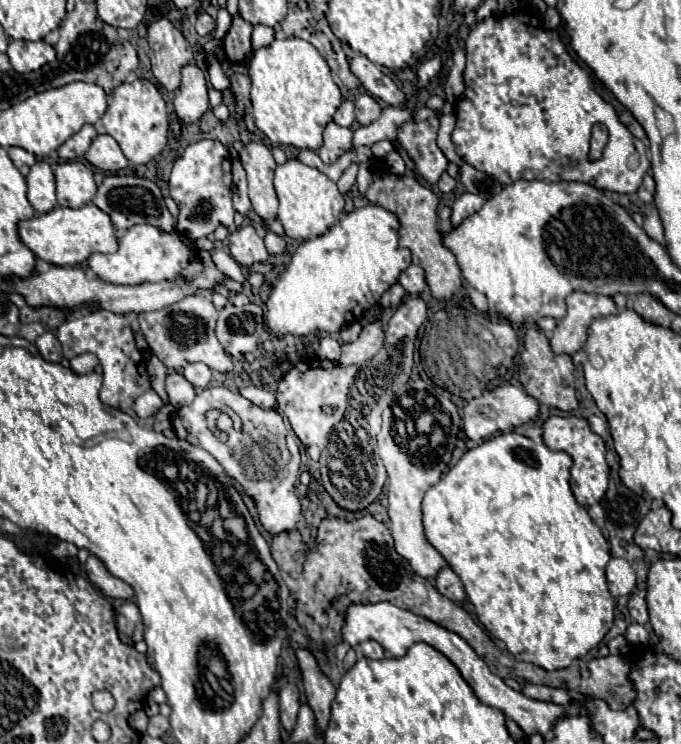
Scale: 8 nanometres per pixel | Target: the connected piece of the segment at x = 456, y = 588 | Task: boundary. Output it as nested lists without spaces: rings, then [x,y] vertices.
[[[443,568],[439,574],[437,574],[437,578],[435,578],[435,588],[443,594],[443,596],[447,596],[449,600],[453,600],[453,602],[463,602],[465,600],[465,590],[463,590],[463,584],[461,584],[461,580],[459,580],[459,576],[451,570],[451,568]]]

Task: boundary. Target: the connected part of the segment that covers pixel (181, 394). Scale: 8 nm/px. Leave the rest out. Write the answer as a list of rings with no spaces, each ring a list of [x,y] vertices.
[[[169,372],[167,378],[165,378],[165,390],[169,394],[169,402],[175,406],[175,408],[181,408],[181,406],[187,406],[193,402],[195,398],[195,388],[193,384],[189,384],[185,380],[185,376],[181,376],[181,372]]]

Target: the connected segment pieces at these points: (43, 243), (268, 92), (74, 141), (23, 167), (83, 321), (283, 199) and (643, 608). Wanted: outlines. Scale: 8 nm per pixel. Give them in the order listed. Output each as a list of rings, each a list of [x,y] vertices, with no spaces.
[[[85,204],[81,208],[55,206],[47,214],[37,214],[31,220],[19,224],[19,236],[25,246],[29,246],[39,260],[55,266],[75,266],[85,262],[95,252],[115,252],[117,236],[109,214],[101,212],[95,204]]]
[[[301,38],[273,40],[253,54],[249,78],[253,120],[257,128],[273,144],[319,150],[323,144],[323,128],[333,120],[333,114],[341,104],[341,92],[317,48]]]
[[[85,124],[77,134],[73,134],[63,146],[59,146],[59,158],[63,160],[77,160],[83,158],[83,154],[89,150],[93,138],[97,136],[97,130],[93,124]]]
[[[9,148],[7,152],[9,152],[11,162],[17,166],[17,170],[19,170],[23,176],[25,176],[25,174],[31,170],[31,166],[37,162],[35,154],[31,154],[31,152],[23,150],[23,148]]]
[[[93,310],[79,318],[65,320],[57,328],[55,336],[59,338],[63,346],[63,356],[67,360],[71,360],[77,354],[85,354],[85,352],[91,352],[99,358],[99,364],[103,366],[103,386],[101,386],[99,398],[103,404],[119,408],[119,410],[129,410],[135,398],[151,388],[143,356],[135,346],[133,332],[125,316],[113,314],[107,310]]]
[[[297,158],[287,160],[285,164],[277,166],[273,184],[275,184],[277,198],[279,198],[277,218],[281,220],[285,234],[289,238],[309,240],[309,238],[321,236],[329,230],[329,226],[343,212],[345,200],[343,200],[343,194],[337,190],[337,184],[333,180],[329,180],[325,174],[321,174],[317,168],[305,166]]]
[[[631,594],[629,602],[627,602],[627,608],[629,608],[629,614],[635,622],[647,626],[649,624],[649,616],[647,616],[647,604],[645,604],[645,598],[637,596],[637,594]]]

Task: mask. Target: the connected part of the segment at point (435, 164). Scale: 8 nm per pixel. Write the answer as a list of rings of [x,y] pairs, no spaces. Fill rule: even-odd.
[[[429,118],[425,122],[409,122],[399,128],[397,142],[403,146],[407,156],[413,160],[415,172],[427,182],[437,184],[447,168],[447,158],[437,146],[439,118]]]

